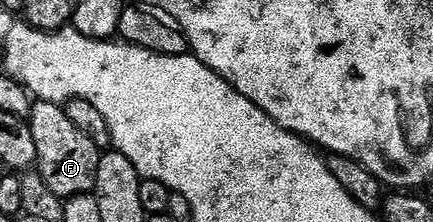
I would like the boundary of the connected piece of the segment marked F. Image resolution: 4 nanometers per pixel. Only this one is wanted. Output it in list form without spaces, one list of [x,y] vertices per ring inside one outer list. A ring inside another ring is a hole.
[[[37,100],[27,119],[31,138],[35,138],[35,168],[41,173],[43,182],[47,182],[53,193],[62,198],[93,192],[102,153],[95,146],[95,142],[91,142],[91,138],[87,138],[83,130],[78,130],[71,118],[67,118],[64,107],[46,100]]]

